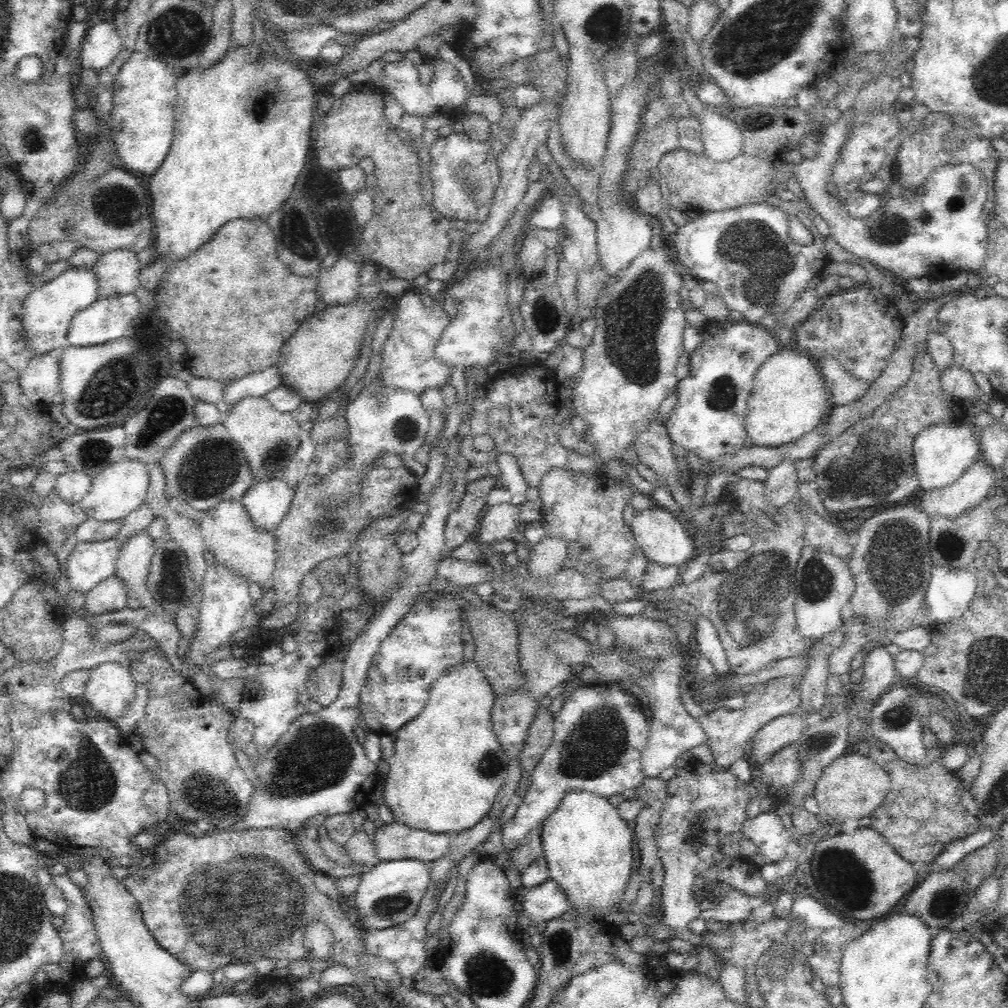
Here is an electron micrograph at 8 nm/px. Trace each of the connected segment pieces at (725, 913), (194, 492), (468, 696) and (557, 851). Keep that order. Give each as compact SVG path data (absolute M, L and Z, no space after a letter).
M730 888L728 894L720 896L720 904L714 908L704 908L704 912L700 914L702 920L716 920L716 922L724 922L724 924L736 924L736 922L744 922L750 918L750 914L754 912L750 908L750 896Z
M222 424L188 428L172 442L172 446L168 446L168 450L164 450L164 458L158 466L166 476L166 498L180 496L192 508L202 512L216 508L222 500L242 500L244 494L254 488L250 464Z
M474 660L460 664L454 672L440 676L440 680L432 684L430 700L424 712L394 734L396 744L394 756L388 762L390 774L386 776L384 784L384 802L392 810L398 824L436 836L450 836L480 824L488 816L496 796L506 784L508 766L512 762L512 758L508 758L502 750L492 728L494 698L496 694L492 690L492 684L486 680L484 672L474 664Z
M570 792L568 798L560 804L552 816L548 816L542 824L542 848L544 858L550 866L550 880L554 880L564 896L568 898L570 906L574 910L606 910L606 908L620 908L622 896L626 892L626 884L630 880L632 872L632 840L634 830L630 830L630 824L620 818L618 808L614 808L606 798L596 796L592 792Z

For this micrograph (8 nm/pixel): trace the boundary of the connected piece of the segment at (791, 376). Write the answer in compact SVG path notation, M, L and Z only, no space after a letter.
M780 350L770 356L770 360L766 360L756 372L752 396L748 400L748 438L752 438L758 448L780 448L784 444L798 442L834 410L824 384L824 376L814 358L792 350Z

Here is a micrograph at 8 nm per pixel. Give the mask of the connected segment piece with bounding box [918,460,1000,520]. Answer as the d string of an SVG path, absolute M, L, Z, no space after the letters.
M978 460L950 486L934 488L932 492L924 492L920 510L926 512L930 518L958 518L960 514L992 500L994 488L998 486L1000 476L984 464L984 460Z

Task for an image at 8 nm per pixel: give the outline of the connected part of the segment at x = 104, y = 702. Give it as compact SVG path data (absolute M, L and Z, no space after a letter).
M104 662L90 672L84 698L108 722L120 720L134 702L138 682L130 672L130 664Z

